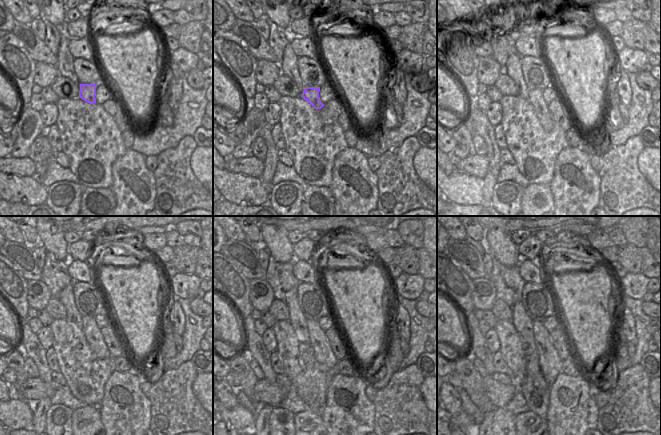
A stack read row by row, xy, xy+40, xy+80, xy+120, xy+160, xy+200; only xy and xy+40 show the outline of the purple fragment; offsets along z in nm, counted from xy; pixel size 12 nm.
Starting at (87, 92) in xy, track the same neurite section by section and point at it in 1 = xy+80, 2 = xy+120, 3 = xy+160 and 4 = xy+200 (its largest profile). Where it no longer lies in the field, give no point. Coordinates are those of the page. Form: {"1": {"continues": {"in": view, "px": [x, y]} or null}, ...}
{"1": {"continues": {"in": "xy+80", "px": [535, 96]}}, "2": {"continues": {"in": "xy+120", "px": [93, 335]}}, "3": {"continues": {"in": "xy+160", "px": [324, 354]}}, "4": {"continues": {"in": "xy+200", "px": [550, 363]}}}

